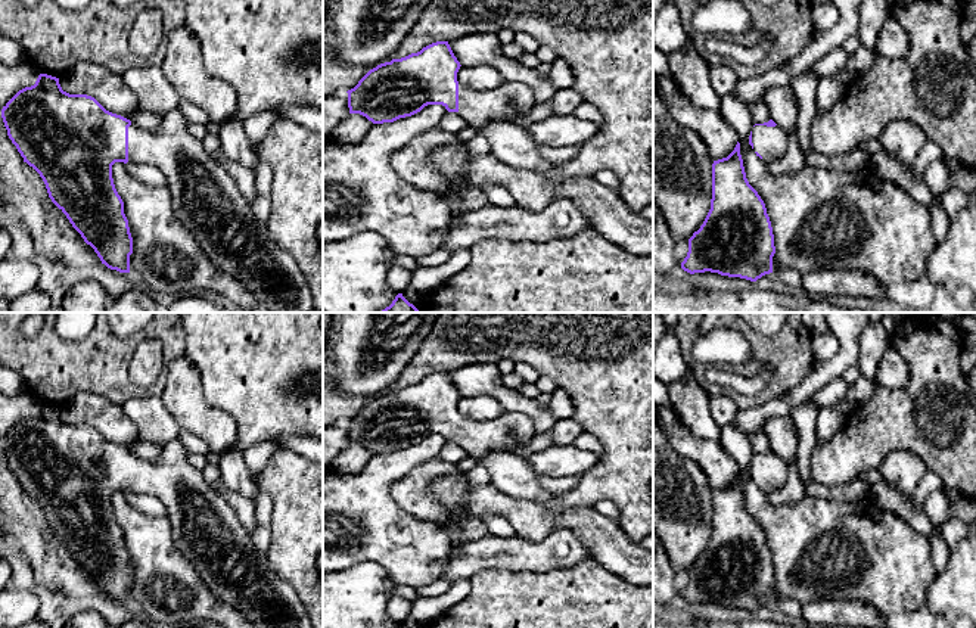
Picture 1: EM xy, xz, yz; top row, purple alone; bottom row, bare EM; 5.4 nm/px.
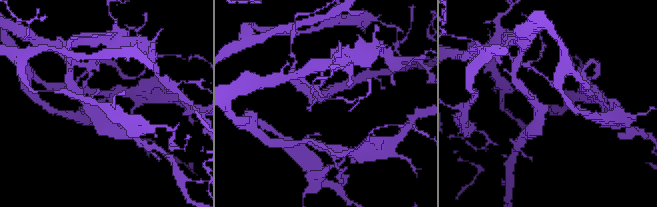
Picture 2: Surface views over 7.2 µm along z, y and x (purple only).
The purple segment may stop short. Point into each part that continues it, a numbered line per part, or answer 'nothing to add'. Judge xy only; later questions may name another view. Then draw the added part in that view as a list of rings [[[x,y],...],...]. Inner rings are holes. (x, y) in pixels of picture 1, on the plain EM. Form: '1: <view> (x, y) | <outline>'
1: xy (205, 528) | [[[178,439],[167,442],[156,461],[146,461],[131,454],[128,492],[149,494],[161,500],[178,550],[193,563],[212,594],[243,613],[255,628],[311,628],[310,615],[295,588],[270,566],[265,554],[255,550],[252,537],[242,526],[233,507],[208,485],[203,470],[189,463],[187,454],[187,448]]]

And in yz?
1: yz (770, 472) | [[[755,456],[752,458],[753,481],[758,482],[768,494],[780,489],[787,479],[787,464],[784,464],[777,456]]]

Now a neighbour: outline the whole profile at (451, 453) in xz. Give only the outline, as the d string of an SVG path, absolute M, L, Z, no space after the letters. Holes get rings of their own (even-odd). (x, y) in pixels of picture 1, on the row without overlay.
M448 442L439 454L439 460L447 461L450 464L457 464L459 461L467 457L469 454L457 442Z

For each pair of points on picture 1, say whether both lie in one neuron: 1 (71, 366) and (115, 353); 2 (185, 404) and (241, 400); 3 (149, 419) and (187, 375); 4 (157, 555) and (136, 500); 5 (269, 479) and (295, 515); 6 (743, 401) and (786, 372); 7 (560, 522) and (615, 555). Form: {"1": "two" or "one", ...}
{"1": "one", "2": "two", "3": "two", "4": "two", "5": "one", "6": "one", "7": "one"}

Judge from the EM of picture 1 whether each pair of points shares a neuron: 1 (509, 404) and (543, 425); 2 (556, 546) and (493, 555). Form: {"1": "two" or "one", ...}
{"1": "one", "2": "one"}

